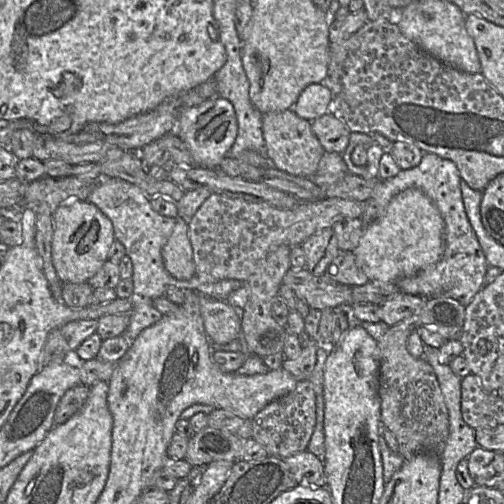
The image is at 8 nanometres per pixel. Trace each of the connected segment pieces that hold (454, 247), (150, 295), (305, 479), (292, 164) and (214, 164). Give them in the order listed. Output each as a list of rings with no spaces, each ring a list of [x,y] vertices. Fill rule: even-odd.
[[[424,153],[418,166],[401,169],[394,177],[379,179],[372,195],[363,202],[362,221],[365,226],[383,214],[394,196],[408,188],[424,192],[437,206],[445,223],[445,249],[442,258],[435,264],[419,271],[413,276],[399,279],[396,284],[403,293],[429,297],[450,297],[467,307],[484,286],[488,264],[477,237],[470,225],[461,193],[461,176],[456,165],[448,159],[433,153]]]
[[[105,177],[91,191],[86,200],[97,206],[111,221],[115,239],[124,245],[126,255],[132,261],[133,291],[129,298],[132,310],[127,328],[126,340],[128,343],[133,342],[145,328],[161,319],[162,314],[154,308],[153,300],[165,296],[169,286],[194,290],[211,298],[225,301],[232,291],[246,283],[237,279],[223,279],[215,282],[201,281],[195,274],[188,280],[174,278],[164,267],[161,250],[173,231],[176,219],[154,211],[149,196],[135,184],[117,177]]]
[[[303,451],[283,459],[297,484],[312,488],[326,487],[326,477],[323,460],[314,454]]]
[[[293,109],[263,114],[263,136],[271,164],[291,175],[312,178],[326,153],[313,133],[311,121],[299,117]]]
[[[215,96],[194,107],[184,108],[178,115],[175,131],[171,132],[188,145],[196,165],[218,169],[237,136],[238,124],[234,106],[228,99]]]

